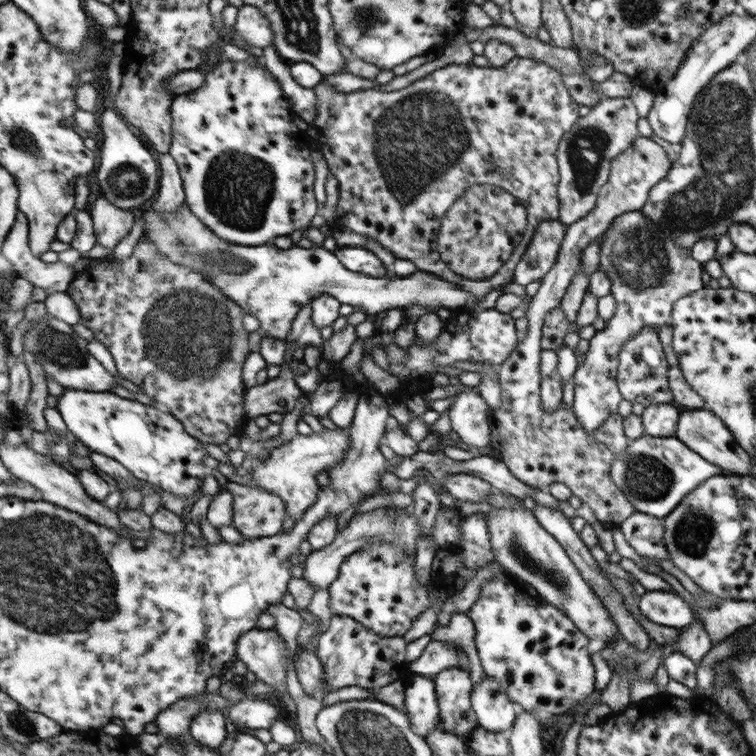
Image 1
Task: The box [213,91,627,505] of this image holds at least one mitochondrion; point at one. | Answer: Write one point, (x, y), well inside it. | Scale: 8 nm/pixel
(584, 150)

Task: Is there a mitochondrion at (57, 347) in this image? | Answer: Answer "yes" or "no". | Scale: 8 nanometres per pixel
yes

